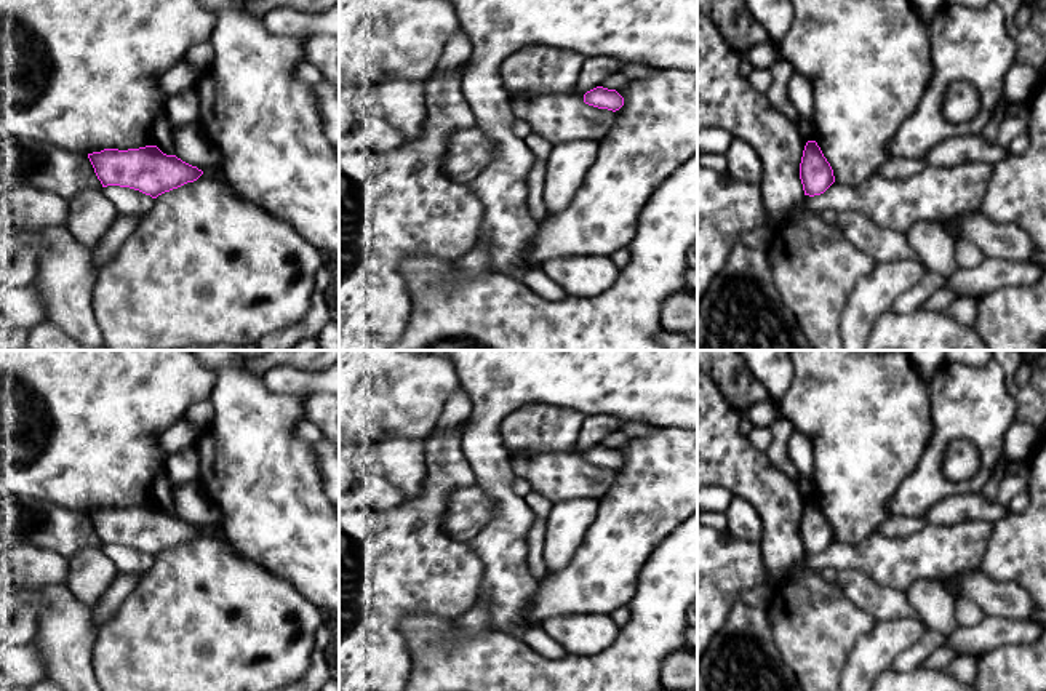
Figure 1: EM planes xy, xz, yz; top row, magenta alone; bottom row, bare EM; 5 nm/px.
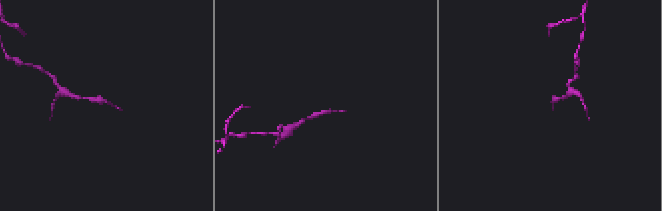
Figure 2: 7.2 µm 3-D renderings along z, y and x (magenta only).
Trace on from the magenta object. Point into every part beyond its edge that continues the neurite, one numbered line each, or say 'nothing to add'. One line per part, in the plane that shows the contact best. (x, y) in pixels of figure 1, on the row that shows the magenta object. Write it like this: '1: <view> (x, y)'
nothing to add

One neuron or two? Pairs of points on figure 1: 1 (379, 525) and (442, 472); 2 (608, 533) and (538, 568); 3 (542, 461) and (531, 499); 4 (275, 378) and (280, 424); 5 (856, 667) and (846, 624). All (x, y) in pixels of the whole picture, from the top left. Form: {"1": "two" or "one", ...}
{"1": "one", "2": "two", "3": "two", "4": "two", "5": "two"}

